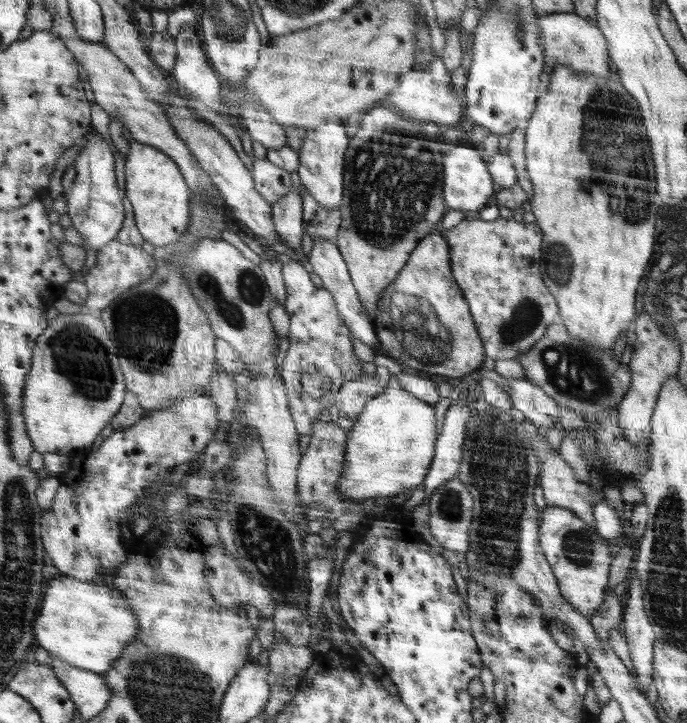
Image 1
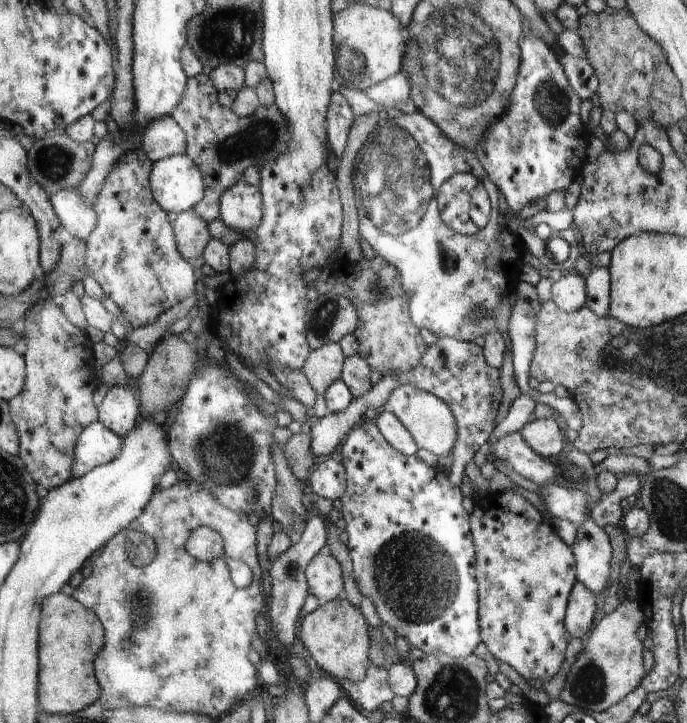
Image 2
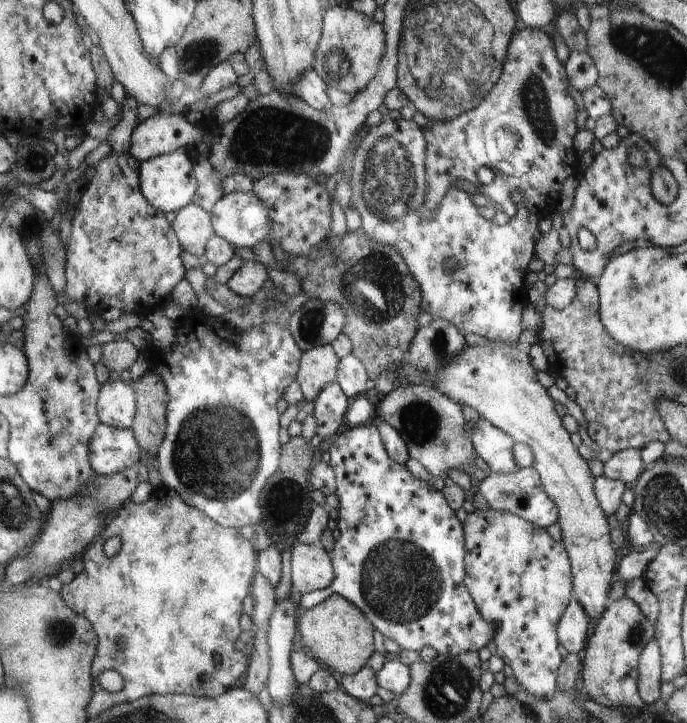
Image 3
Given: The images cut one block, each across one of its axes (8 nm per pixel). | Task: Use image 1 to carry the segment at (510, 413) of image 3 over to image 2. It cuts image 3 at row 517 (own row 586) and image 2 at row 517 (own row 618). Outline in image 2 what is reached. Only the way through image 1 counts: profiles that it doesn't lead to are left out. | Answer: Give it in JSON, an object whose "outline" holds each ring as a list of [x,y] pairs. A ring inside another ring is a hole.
{"outline":[[[590,508],[588,518],[578,527],[577,536],[575,543],[572,545],[572,548],[575,551],[576,555],[576,568],[579,571],[579,581],[586,586],[586,588],[591,589],[592,592],[595,592],[598,596],[599,592],[602,592],[606,588],[606,582],[609,581],[608,572],[611,572],[611,562],[614,558],[614,549],[610,548],[611,540],[608,540],[608,535],[604,529],[601,529],[590,516]]]}

